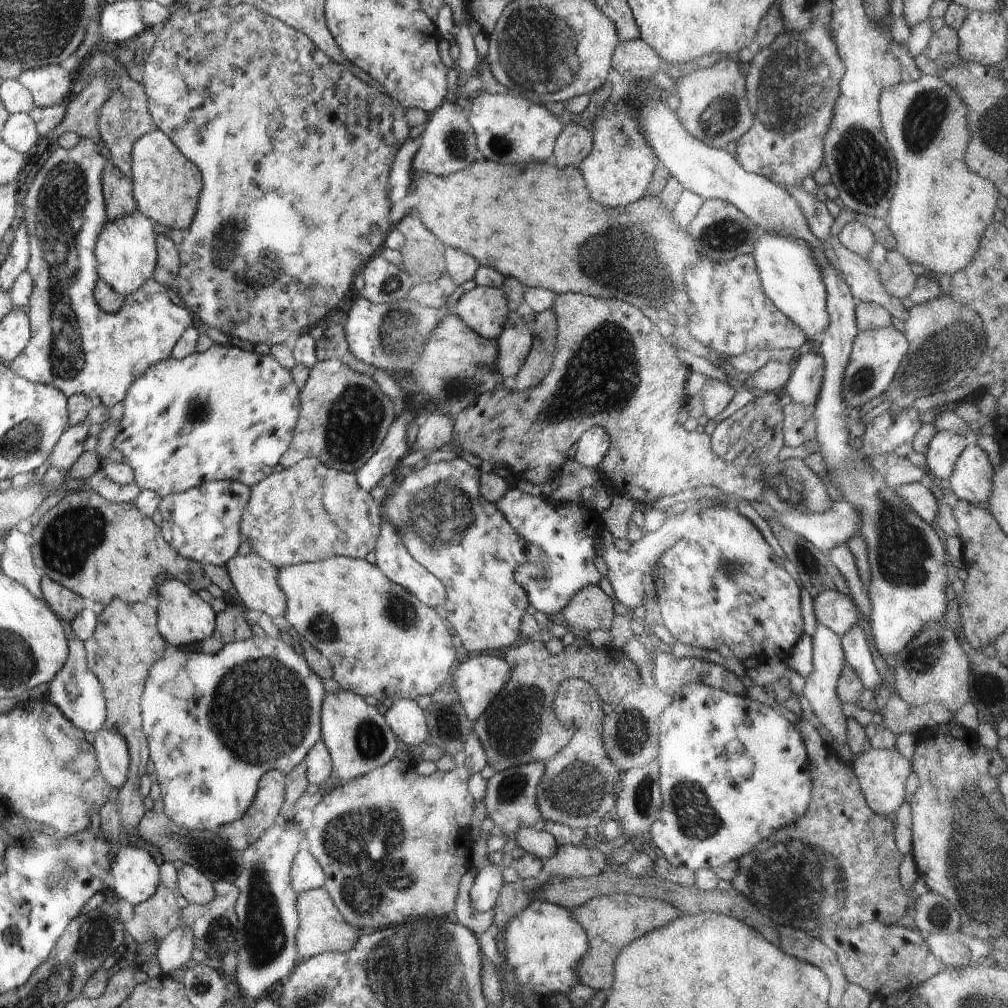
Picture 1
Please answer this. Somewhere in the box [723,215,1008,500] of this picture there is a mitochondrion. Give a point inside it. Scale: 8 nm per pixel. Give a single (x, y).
(946, 352)

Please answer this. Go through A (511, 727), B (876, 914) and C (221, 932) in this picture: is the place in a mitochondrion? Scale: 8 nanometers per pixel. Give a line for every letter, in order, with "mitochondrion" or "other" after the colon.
A: mitochondrion
B: other
C: mitochondrion

